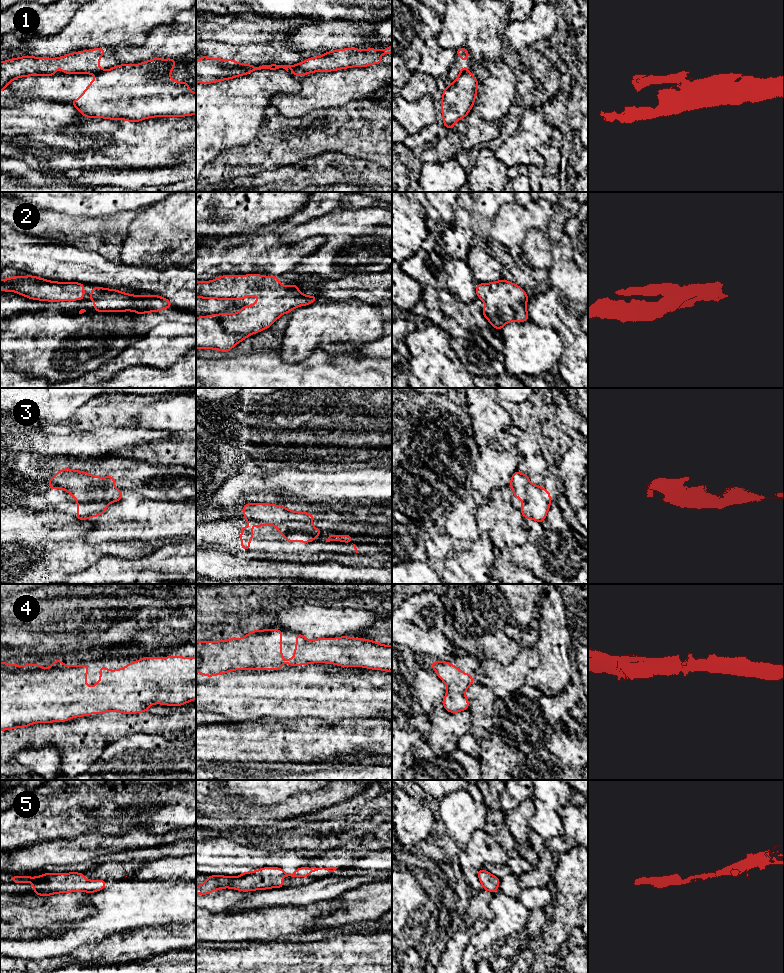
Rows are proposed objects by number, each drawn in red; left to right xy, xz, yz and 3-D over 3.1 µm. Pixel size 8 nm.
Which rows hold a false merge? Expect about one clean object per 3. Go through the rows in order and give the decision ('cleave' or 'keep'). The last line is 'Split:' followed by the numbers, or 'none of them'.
1: cleave
2: keep
3: cleave
4: keep
5: keep
Split: 1, 3

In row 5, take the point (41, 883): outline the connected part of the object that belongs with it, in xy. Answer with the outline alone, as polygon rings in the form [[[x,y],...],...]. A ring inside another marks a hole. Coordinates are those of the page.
[[[46,873],[38,877],[12,875],[11,882],[34,884],[35,894],[47,897],[57,893],[97,892],[105,888],[107,880],[86,880],[82,873]]]

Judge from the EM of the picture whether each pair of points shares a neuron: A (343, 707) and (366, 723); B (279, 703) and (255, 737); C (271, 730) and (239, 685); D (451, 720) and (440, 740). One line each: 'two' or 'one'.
A: two
B: two
C: two
D: one

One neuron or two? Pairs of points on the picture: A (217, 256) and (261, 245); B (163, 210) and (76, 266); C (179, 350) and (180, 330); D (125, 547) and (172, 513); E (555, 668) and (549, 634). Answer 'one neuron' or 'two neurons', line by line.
A: one neuron
B: two neurons
C: one neuron
D: two neurons
E: one neuron

